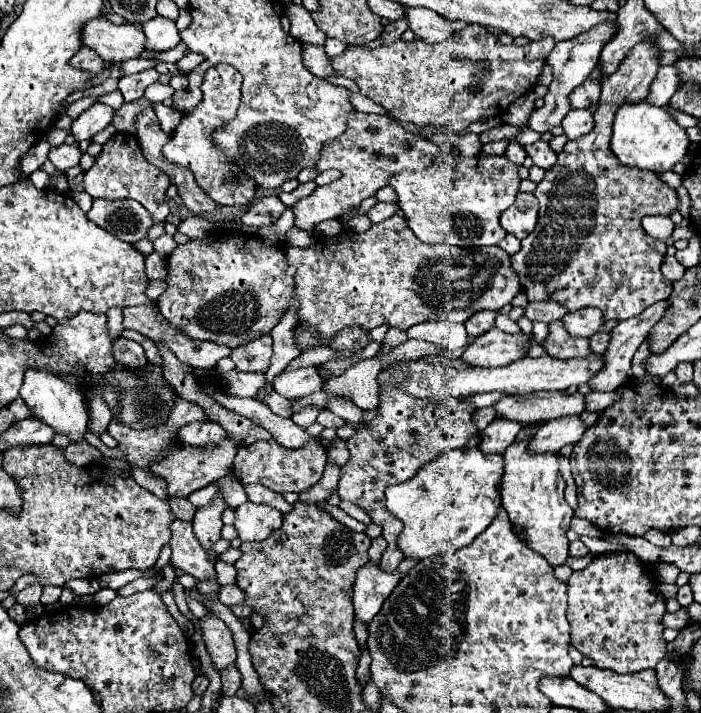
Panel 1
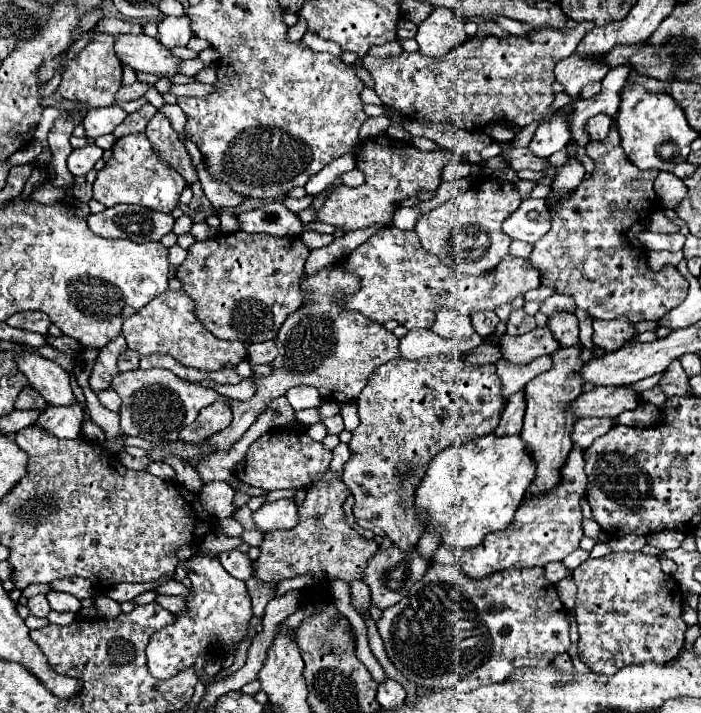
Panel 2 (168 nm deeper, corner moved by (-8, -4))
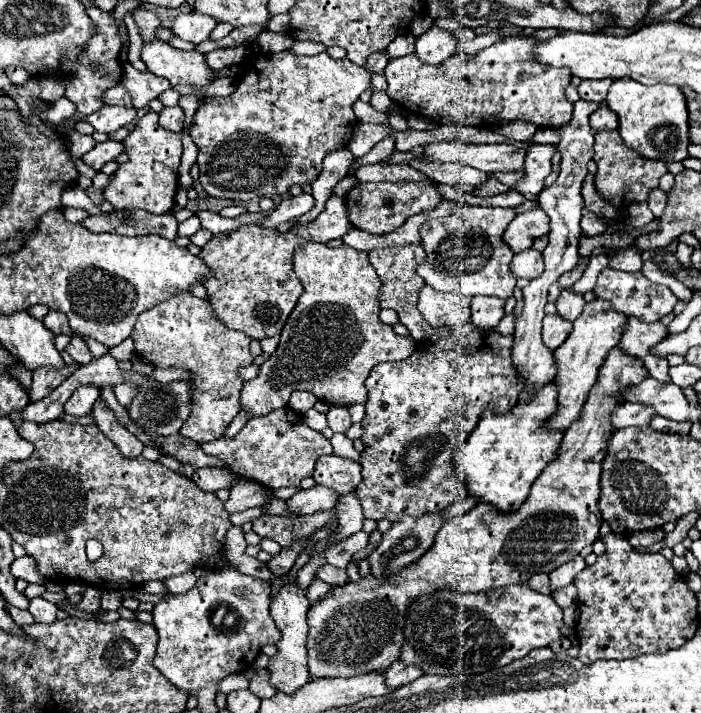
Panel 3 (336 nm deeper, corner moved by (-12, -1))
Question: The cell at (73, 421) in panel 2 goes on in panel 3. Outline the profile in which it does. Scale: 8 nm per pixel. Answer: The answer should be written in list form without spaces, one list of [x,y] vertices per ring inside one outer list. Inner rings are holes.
[[[84,384],[80,386],[64,404],[64,412],[72,414],[72,416],[86,416],[92,412],[94,402],[100,396],[100,388],[94,384]]]

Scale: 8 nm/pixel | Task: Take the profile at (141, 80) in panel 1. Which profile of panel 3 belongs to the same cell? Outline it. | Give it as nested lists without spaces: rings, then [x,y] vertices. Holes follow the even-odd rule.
[[[118,82],[116,86],[112,86],[112,88],[108,88],[106,92],[104,92],[104,104],[116,104],[116,106],[132,106],[132,100],[130,100],[130,94],[126,92],[126,88]]]

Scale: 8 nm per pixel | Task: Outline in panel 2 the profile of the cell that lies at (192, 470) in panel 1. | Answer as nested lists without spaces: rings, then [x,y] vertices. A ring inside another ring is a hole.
[[[324,267],[316,275],[302,279],[302,289],[304,289],[304,305],[296,313],[292,313],[284,321],[282,329],[278,331],[276,345],[280,355],[272,361],[274,373],[268,377],[256,375],[256,385],[258,385],[256,395],[248,401],[232,403],[232,413],[234,413],[232,423],[224,431],[204,439],[202,443],[174,441],[168,443],[166,447],[152,449],[148,451],[148,457],[152,461],[164,461],[166,455],[176,455],[196,467],[202,459],[208,459],[208,455],[216,451],[228,451],[256,421],[256,415],[264,411],[268,399],[276,399],[276,395],[284,395],[294,385],[318,387],[324,401],[332,401],[332,403],[354,401],[358,399],[360,391],[366,387],[368,377],[374,373],[374,369],[400,355],[398,339],[394,337],[394,333],[386,331],[378,323],[372,323],[370,319],[366,319],[356,311],[342,309],[342,305],[336,303],[336,293],[350,293],[360,289],[360,279],[356,279],[356,275],[348,275],[346,271],[340,271],[340,267]]]

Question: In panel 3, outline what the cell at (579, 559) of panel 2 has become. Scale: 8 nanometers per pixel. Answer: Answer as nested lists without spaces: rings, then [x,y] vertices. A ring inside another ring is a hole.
[[[576,556],[576,558],[570,560],[568,564],[562,564],[560,568],[556,568],[554,572],[548,574],[548,576],[550,576],[550,588],[552,588],[552,590],[558,590],[558,588],[568,586],[568,584],[574,580],[574,576],[576,576],[584,566],[586,566],[586,564],[584,564],[584,558],[582,558],[582,556]]]

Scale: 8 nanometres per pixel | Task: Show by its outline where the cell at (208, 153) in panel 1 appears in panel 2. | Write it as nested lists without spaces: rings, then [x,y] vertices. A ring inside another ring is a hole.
[[[202,159],[202,163],[196,167],[198,171],[198,177],[200,177],[200,185],[202,185],[202,191],[206,193],[206,197],[210,199],[210,203],[216,207],[216,209],[224,209],[224,207],[238,207],[242,205],[248,197],[232,191],[226,183],[218,181],[218,179],[212,179],[212,175],[208,173],[208,165],[206,165],[206,159]]]

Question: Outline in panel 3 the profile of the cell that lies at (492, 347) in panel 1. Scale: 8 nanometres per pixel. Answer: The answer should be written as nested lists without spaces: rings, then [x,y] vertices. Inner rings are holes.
[[[560,314],[544,316],[542,320],[542,341],[550,350],[556,350],[572,332],[572,322],[564,320]]]

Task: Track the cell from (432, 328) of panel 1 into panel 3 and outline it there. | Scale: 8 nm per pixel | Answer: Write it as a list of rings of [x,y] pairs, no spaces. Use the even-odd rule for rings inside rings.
[[[430,286],[420,290],[416,308],[430,326],[458,326],[470,322],[470,298],[452,292],[436,292]]]

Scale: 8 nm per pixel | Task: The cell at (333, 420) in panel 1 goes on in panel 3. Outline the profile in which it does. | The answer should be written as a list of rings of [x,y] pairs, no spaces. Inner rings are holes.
[[[330,406],[326,418],[328,418],[328,426],[334,432],[346,432],[350,428],[350,424],[352,424],[346,406]]]

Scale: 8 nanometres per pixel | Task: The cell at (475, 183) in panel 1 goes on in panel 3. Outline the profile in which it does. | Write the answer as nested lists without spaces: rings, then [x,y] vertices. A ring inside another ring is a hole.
[[[460,204],[448,218],[428,220],[420,228],[422,246],[426,250],[426,262],[416,268],[424,282],[438,292],[474,292],[466,296],[486,294],[508,300],[516,286],[516,276],[510,270],[512,250],[504,244],[502,232],[508,222],[516,216],[514,208],[480,208]],[[454,274],[454,276],[444,276]]]

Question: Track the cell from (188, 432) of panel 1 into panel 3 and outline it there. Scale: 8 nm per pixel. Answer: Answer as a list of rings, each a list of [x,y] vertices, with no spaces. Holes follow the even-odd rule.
[[[184,292],[156,304],[150,310],[144,310],[138,316],[132,340],[136,352],[156,368],[170,366],[192,374],[188,380],[192,388],[190,416],[182,424],[180,434],[200,444],[220,438],[236,414],[242,410],[240,390],[244,380],[240,378],[238,368],[254,362],[254,356],[250,352],[252,338],[248,338],[244,332],[226,328],[214,316],[212,304],[208,300],[200,300],[194,294]]]

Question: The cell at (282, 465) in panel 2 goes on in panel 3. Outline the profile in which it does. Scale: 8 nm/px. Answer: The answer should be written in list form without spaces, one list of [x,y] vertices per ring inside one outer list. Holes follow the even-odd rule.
[[[290,406],[278,408],[266,416],[254,416],[234,438],[218,438],[202,446],[204,452],[226,460],[246,478],[252,478],[272,490],[282,486],[300,486],[300,482],[314,472],[314,464],[320,456],[332,454],[330,442],[306,426],[304,416]]]

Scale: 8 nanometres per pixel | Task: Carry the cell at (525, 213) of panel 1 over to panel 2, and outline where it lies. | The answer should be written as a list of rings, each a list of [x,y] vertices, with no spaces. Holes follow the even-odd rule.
[[[524,199],[520,207],[502,223],[502,229],[512,239],[536,243],[550,231],[550,215],[544,199]]]

